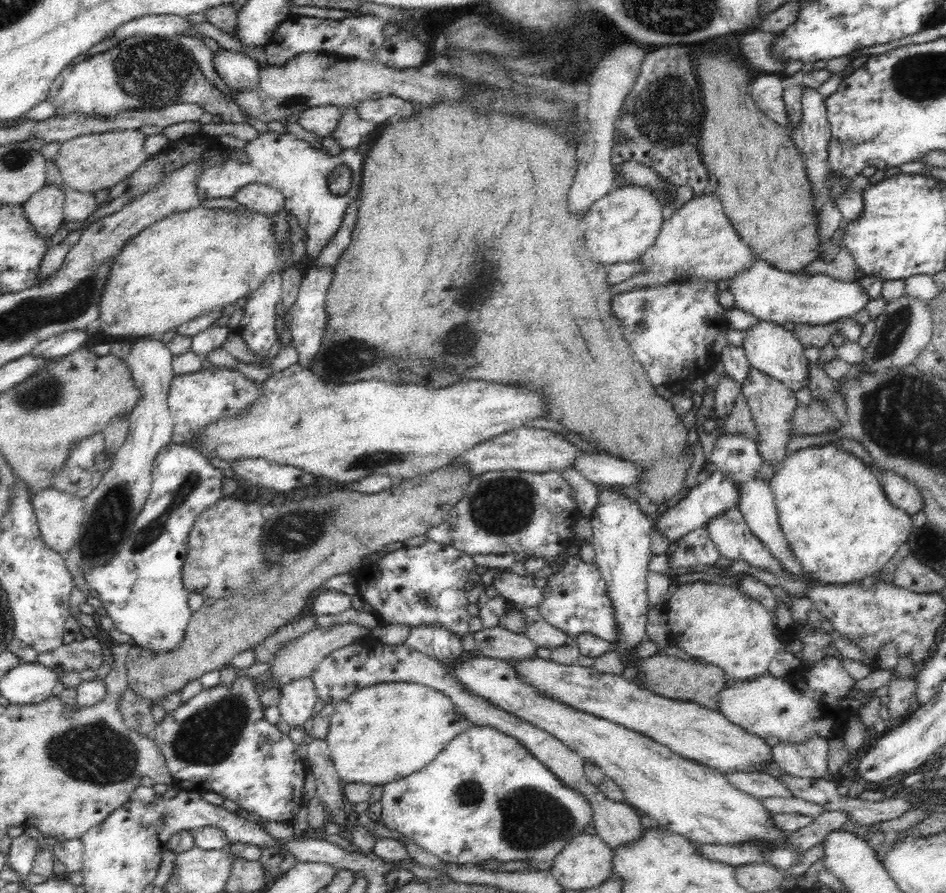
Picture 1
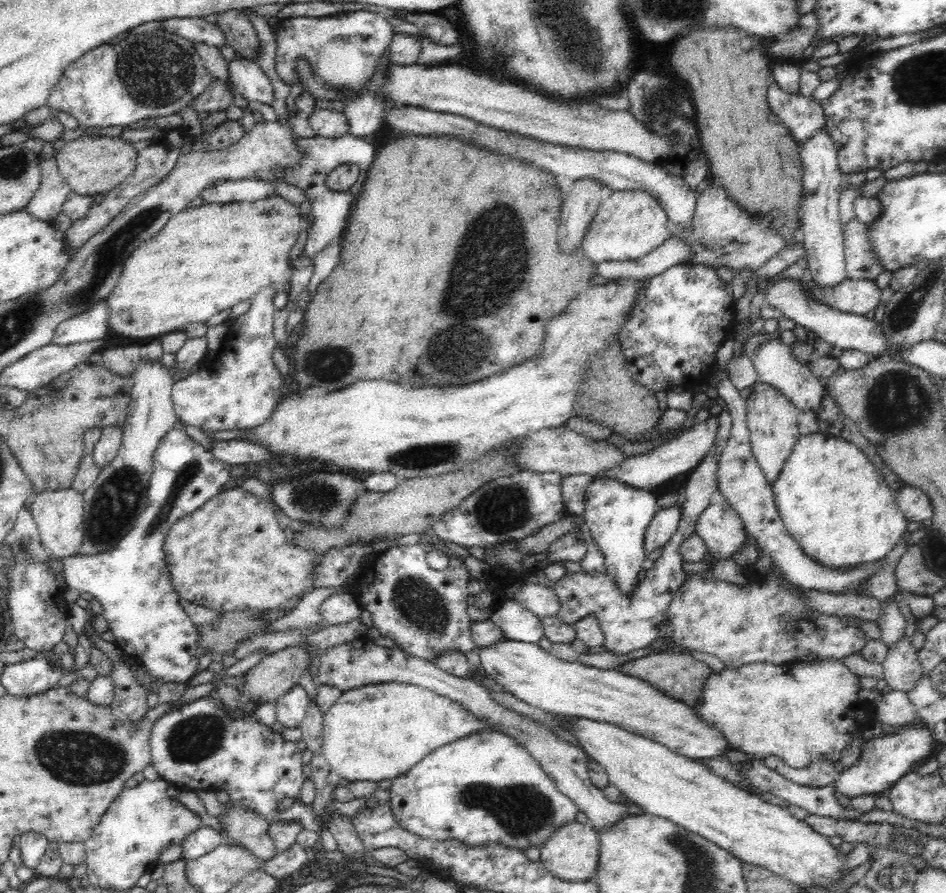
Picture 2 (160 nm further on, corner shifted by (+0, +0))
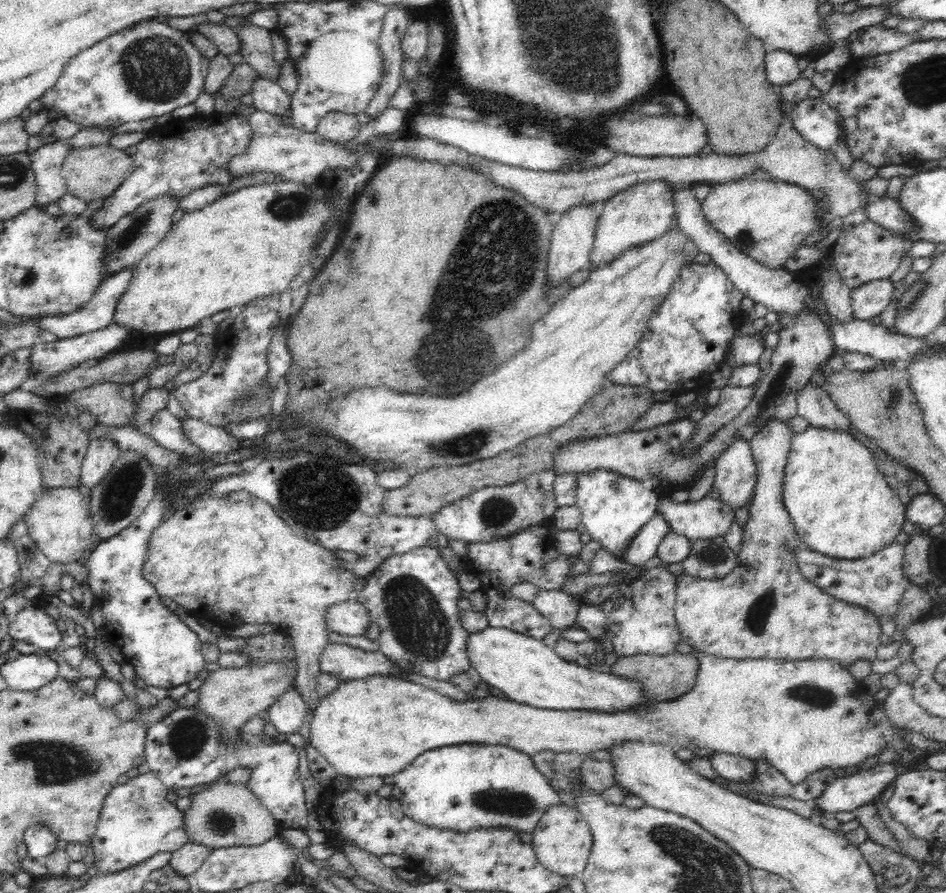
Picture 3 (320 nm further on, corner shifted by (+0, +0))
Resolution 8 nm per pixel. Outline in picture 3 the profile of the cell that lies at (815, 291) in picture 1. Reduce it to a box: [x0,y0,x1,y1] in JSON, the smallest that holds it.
[852,279,897,320]

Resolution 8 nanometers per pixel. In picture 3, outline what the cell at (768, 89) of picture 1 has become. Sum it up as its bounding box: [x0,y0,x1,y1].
[790,97,839,149]

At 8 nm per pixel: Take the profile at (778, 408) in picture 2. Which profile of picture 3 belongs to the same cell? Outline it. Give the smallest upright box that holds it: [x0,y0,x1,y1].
[675,420,882,667]

